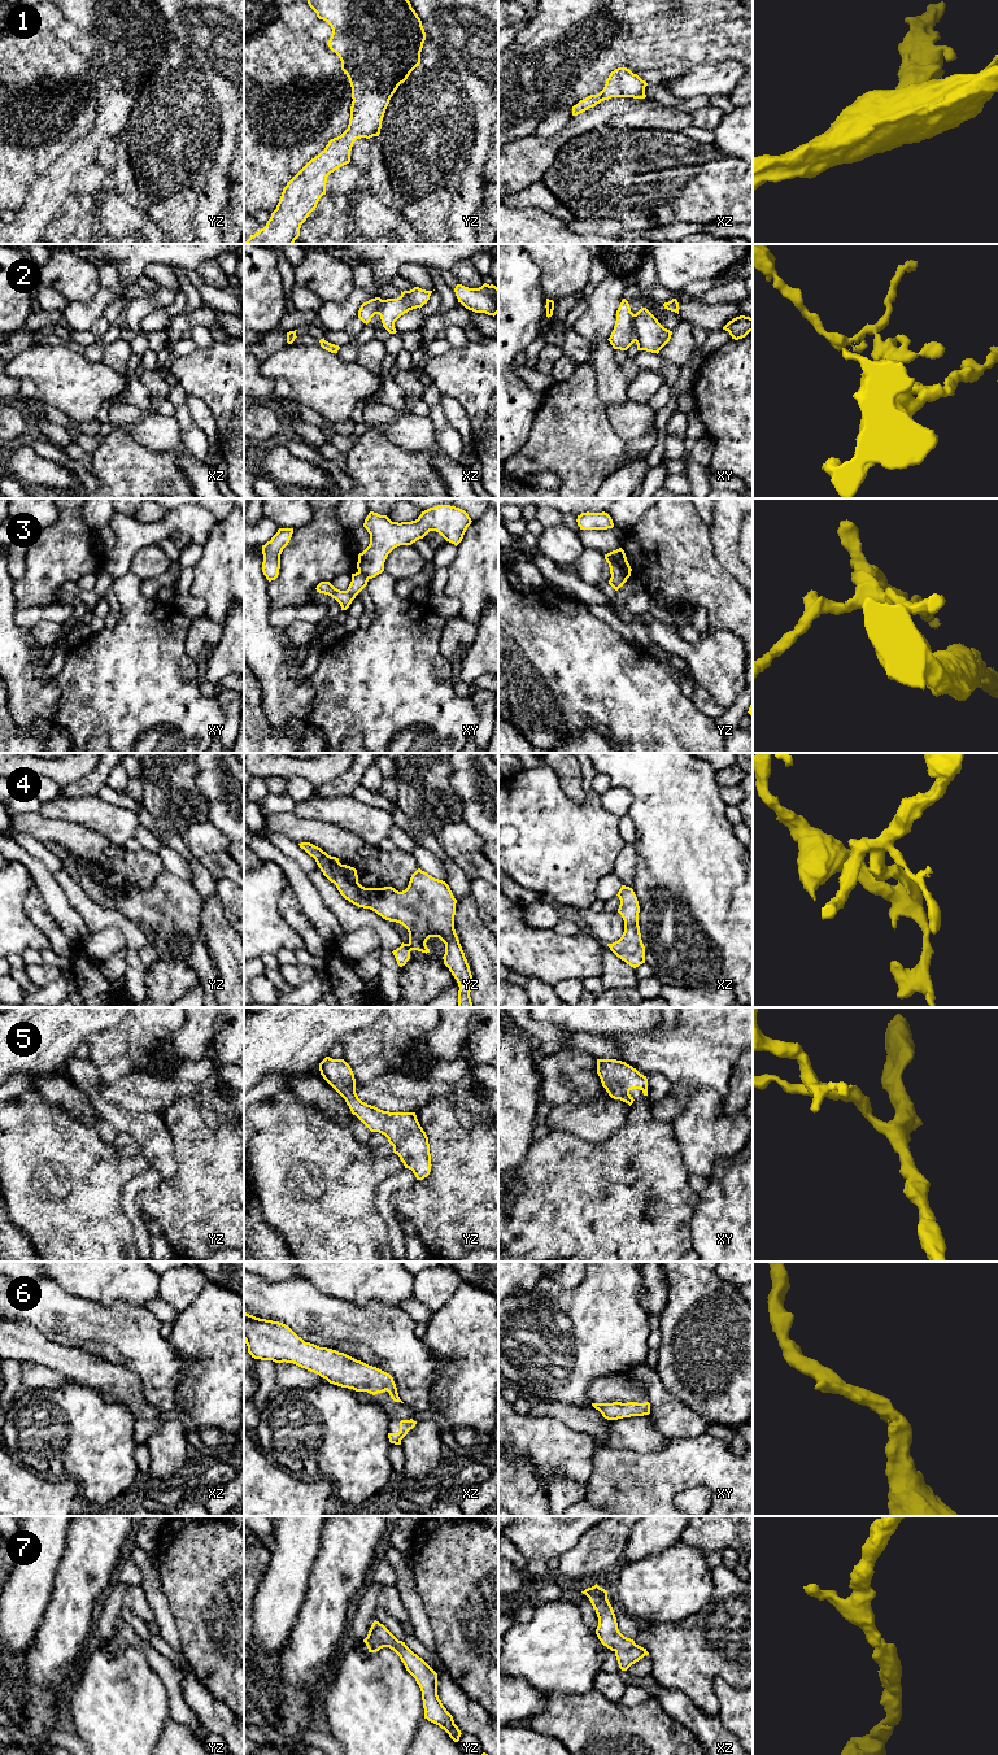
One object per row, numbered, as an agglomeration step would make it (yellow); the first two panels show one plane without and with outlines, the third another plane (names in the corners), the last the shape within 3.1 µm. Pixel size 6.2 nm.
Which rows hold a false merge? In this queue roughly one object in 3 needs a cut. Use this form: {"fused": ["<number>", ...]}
{"fused": ["2", "3"]}

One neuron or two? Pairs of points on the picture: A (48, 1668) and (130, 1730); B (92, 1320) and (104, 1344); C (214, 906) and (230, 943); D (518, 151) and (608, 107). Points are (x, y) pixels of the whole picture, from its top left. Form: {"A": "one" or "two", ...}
{"A": "two", "B": "one", "C": "one", "D": "one"}

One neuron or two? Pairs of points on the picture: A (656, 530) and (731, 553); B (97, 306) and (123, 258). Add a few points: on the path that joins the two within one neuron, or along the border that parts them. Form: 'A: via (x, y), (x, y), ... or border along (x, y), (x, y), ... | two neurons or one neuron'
A: border along (709, 526), (714, 557), (730, 574) | two neurons
B: via (110, 295), (123, 286), (125, 271) | one neuron

